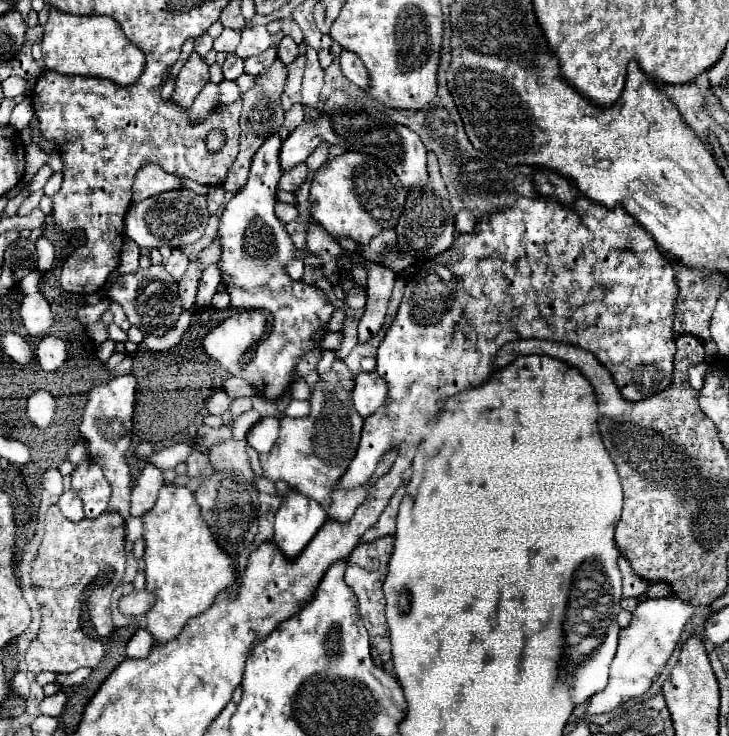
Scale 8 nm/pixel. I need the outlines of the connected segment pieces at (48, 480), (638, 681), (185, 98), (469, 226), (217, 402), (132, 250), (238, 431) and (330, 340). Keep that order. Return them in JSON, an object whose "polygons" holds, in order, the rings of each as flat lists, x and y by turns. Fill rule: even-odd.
{"polygons":[[[51,468,44,472,42,485,52,495,60,496,64,492,63,477,58,469]],[[669,596,669,598,645,598,641,604,635,608,633,618,627,628,621,628,619,632,619,646,617,654,611,662,611,674,609,674,609,684,601,694,595,694,589,698,589,706,585,714,603,714,611,712,617,706,629,702,631,698,643,696,651,684,659,678,663,672,669,656,673,654,683,626,687,620,693,616,697,606,693,606,687,600,681,600,679,596]],[[191,52,189,60,183,64,177,76,177,86,171,100,175,100,179,106,189,108,207,82,209,82,209,66,197,52]],[[461,210,461,212,455,216,455,236,471,234,473,228,475,228,475,218,473,218,473,214,469,214,469,210]],[[213,390,211,398,207,398,207,402,205,402,205,408,209,410,209,414,223,414,229,410,229,404,231,404,231,400,227,398,227,394,223,390]],[[127,238,123,248,121,248,119,270,121,272,133,272,137,268,139,268,139,246,135,246,135,242,131,238]],[[249,410,249,412,245,412,243,416,239,416,239,418,235,420,235,424,233,424,233,436,235,436,237,440,243,440,243,438,247,436,247,432,251,430,251,426,253,426,259,418,261,418,261,414,259,414,257,410]],[[329,332,325,334,325,338,321,340,321,348,327,348,327,350,337,350,339,346,343,344,343,332]]]}

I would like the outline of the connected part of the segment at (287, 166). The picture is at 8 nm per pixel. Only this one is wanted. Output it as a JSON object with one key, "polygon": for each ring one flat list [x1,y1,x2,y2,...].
{"polygon":[[335,90,331,98,323,106,323,116,313,122,313,124,301,124,297,126,281,144,279,150,279,164,281,170,291,170,297,164,305,162,307,156,315,150,315,146,327,140,333,146,343,146,347,150,355,152,365,152,371,156,377,156,385,160,385,164,399,176,401,184,409,192,413,186,421,186,429,182,429,172,427,172,427,150,417,134,409,130,407,126,395,124,387,114,373,112,373,110,363,110,359,108,357,96,345,92,345,90]]}

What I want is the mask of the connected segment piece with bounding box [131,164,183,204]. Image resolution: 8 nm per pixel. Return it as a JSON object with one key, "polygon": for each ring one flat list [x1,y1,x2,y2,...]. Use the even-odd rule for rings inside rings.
{"polygon":[[145,164,137,170,137,174,133,178,133,198,131,198,131,202,137,204,145,198,157,196,157,194,167,192,167,190,175,190,175,188,183,188,183,184,179,182,177,176,167,174,157,164]]}

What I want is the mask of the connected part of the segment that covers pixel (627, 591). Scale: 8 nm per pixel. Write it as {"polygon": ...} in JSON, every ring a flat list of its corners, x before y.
{"polygon":[[619,556,619,568,623,574,623,598,639,598,647,590,647,580,633,572,625,556]]}

